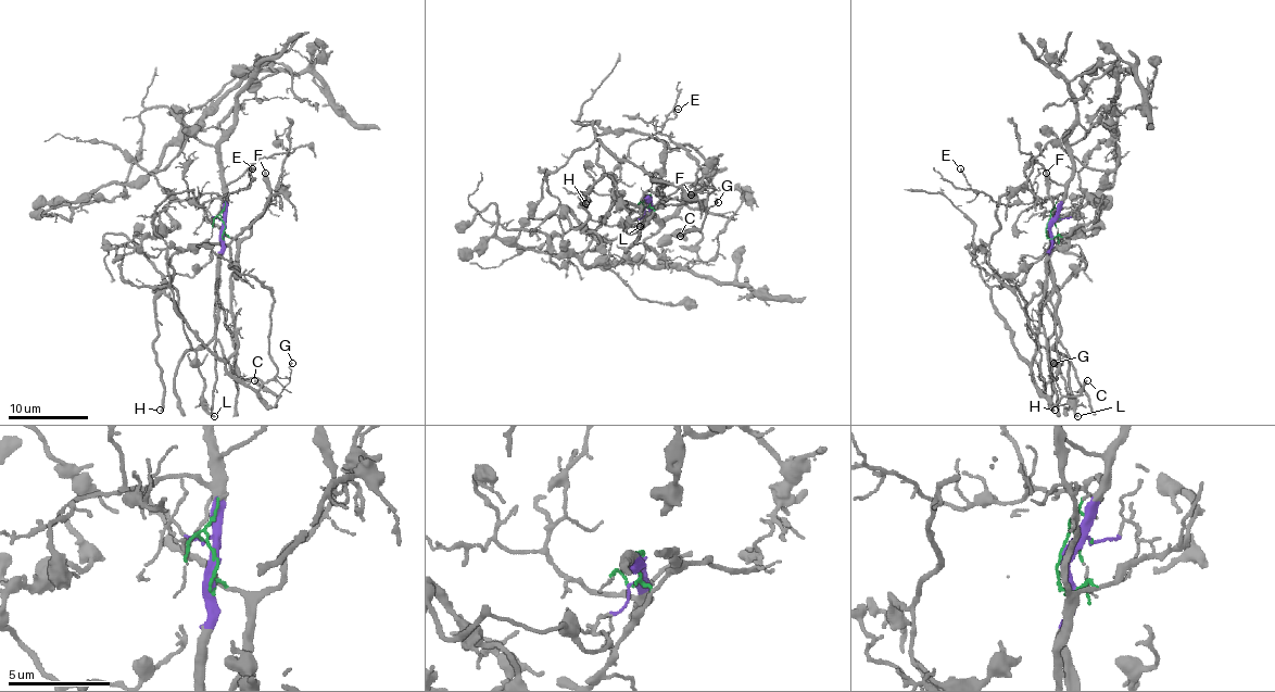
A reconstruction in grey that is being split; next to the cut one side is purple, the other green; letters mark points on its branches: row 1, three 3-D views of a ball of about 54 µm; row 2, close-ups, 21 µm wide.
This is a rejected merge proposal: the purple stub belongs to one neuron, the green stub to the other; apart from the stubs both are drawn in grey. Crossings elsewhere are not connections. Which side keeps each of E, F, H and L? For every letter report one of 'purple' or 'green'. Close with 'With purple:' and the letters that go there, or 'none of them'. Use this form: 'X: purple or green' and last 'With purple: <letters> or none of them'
E: purple
F: green
H: purple
L: purple
With purple: E, H, L

